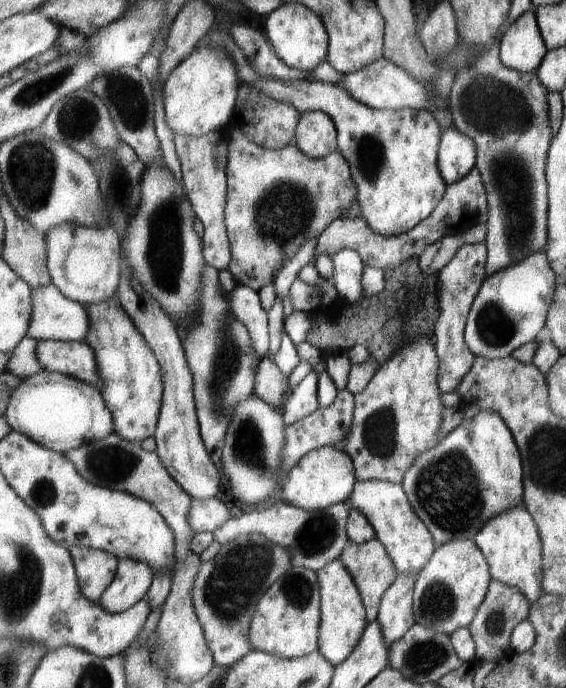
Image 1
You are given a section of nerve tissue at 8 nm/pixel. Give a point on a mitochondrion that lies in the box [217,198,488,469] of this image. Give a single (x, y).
(379, 436)

